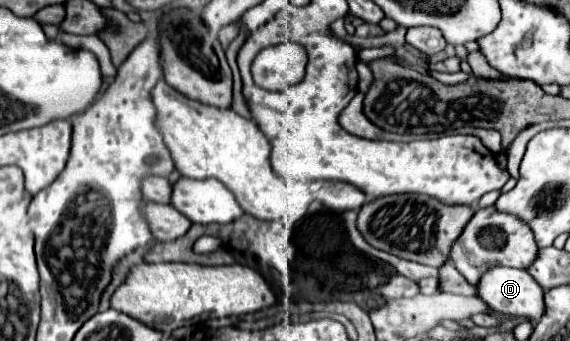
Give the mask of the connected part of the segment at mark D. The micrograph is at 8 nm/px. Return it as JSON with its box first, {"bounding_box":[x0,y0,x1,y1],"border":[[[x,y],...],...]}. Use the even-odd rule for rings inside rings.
{"bounding_box":[479,267,545,321],"border":[[[491,267],[479,281],[479,297],[495,311],[539,321],[545,311],[545,289],[533,287],[523,269]]]}

